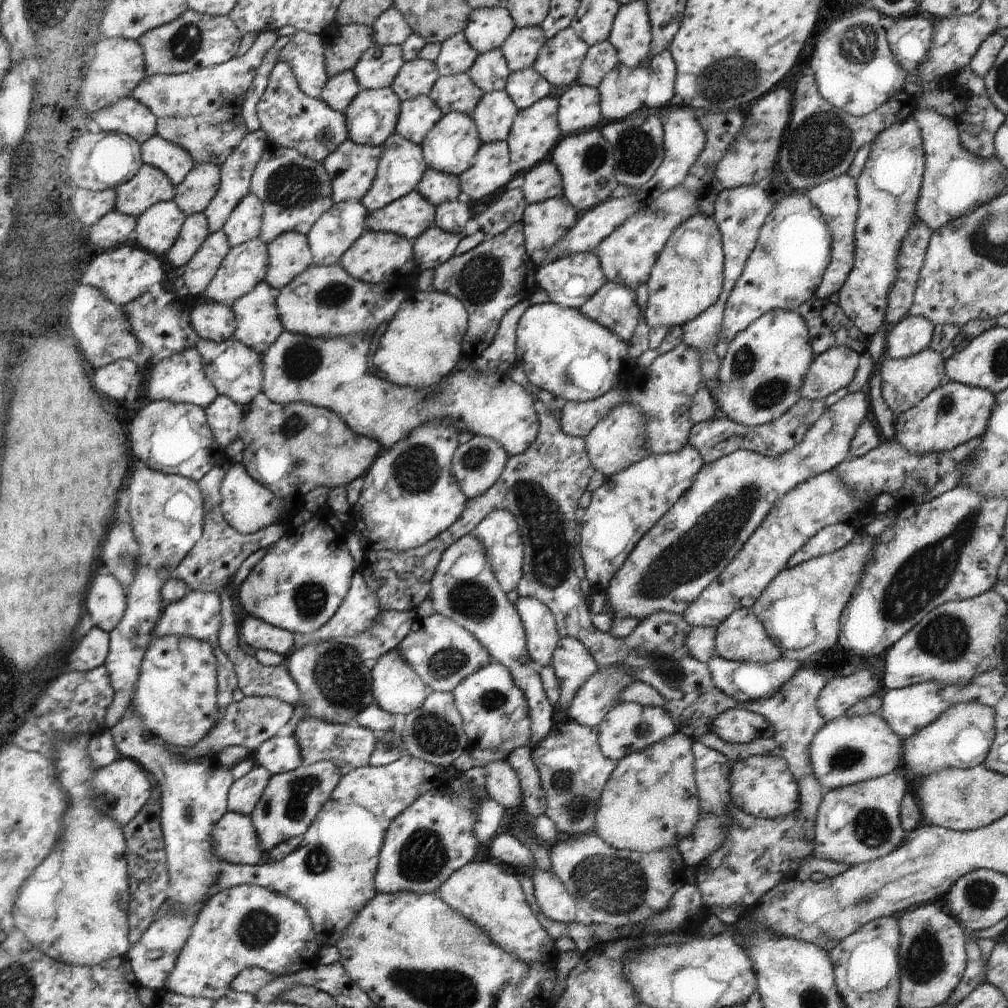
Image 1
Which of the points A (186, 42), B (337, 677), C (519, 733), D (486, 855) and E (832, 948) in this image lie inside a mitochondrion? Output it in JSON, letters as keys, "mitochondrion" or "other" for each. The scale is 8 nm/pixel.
{"A":"mitochondrion","B":"mitochondrion","C":"other","D":"other","E":"other"}

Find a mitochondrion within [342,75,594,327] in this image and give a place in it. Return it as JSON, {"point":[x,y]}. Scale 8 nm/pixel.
{"point":[479,281]}

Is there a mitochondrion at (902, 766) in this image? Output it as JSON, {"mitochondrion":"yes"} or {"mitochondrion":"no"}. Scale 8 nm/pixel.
{"mitochondrion":"no"}

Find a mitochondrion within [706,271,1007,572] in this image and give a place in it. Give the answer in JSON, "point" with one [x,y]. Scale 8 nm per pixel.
{"point":[773,391]}

